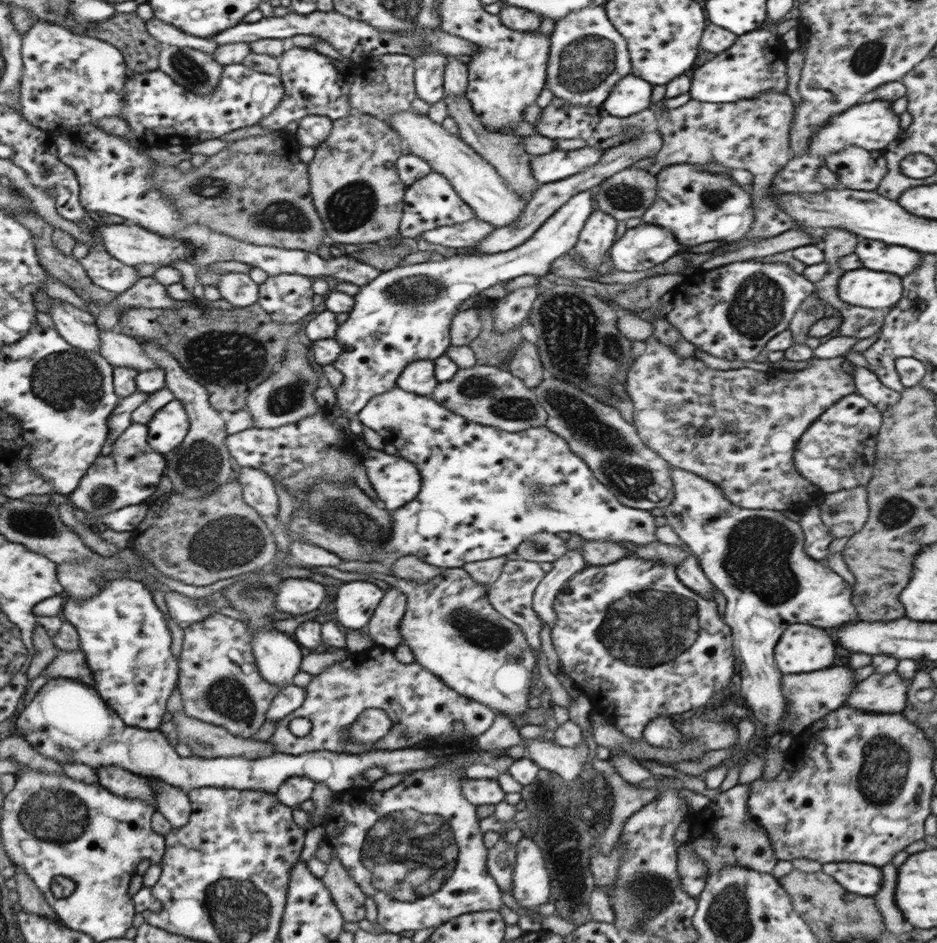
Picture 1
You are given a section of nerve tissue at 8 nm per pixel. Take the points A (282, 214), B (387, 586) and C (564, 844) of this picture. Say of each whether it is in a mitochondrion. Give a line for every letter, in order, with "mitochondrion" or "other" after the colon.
A: mitochondrion
B: other
C: mitochondrion

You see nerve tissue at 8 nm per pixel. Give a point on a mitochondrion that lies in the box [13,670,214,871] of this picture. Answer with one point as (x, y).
(54, 815)

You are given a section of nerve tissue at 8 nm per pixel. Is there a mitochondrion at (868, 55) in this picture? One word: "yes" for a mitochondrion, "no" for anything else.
yes

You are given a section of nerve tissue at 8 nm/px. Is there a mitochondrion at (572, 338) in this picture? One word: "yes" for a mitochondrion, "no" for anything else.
yes

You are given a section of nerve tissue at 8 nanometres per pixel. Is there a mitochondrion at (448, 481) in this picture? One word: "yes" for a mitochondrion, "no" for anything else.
no

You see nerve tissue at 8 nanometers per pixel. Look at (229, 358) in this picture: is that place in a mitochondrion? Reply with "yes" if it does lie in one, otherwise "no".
yes

